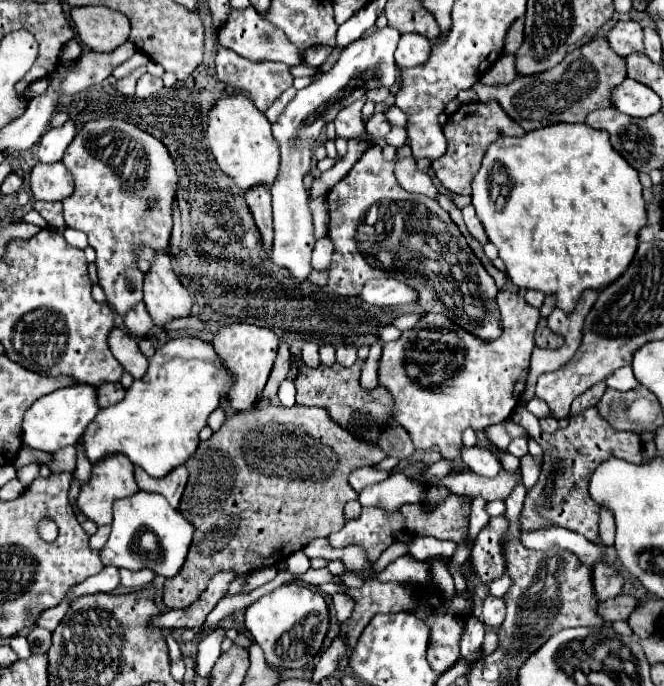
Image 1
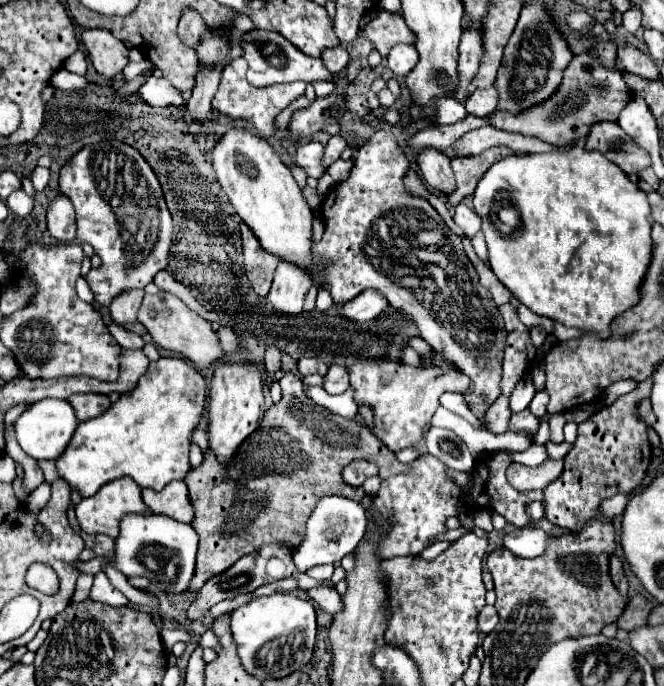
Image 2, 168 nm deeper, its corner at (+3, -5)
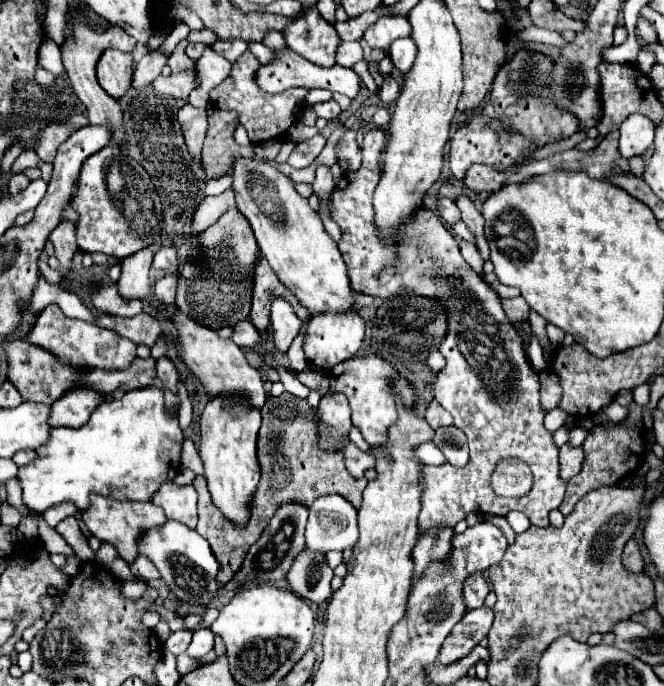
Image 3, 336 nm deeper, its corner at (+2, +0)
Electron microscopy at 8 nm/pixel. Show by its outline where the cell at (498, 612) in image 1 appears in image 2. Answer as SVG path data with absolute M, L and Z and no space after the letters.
M483 606L477 616L477 624L479 624L479 632L489 634L497 626L497 610L493 606Z

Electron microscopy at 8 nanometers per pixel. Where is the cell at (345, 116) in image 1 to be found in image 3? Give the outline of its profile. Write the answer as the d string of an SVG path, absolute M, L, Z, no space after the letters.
M318 165L318 169L316 169L316 179L314 179L312 187L314 187L314 193L320 197L322 205L330 211L330 207L328 207L328 197L330 197L332 189L334 189L334 177L332 177L332 171L330 171L328 165Z

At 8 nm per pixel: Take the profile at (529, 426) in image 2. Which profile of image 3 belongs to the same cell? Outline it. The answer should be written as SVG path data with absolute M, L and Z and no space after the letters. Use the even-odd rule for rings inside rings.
M380 127L366 131L360 169L344 173L334 187L330 207L332 219L342 231L338 249L356 293L382 299L414 293L442 303L448 317L448 329L440 343L446 367L438 373L434 397L452 413L454 423L466 433L470 445L470 461L464 467L446 463L438 467L422 465L420 533L430 531L430 527L442 527L442 523L458 523L470 511L484 517L520 511L532 525L548 527L548 513L562 503L566 483L558 475L558 447L542 423L546 411L540 407L538 375L528 365L522 339L506 317L500 295L464 261L456 239L432 209L422 205L422 211L414 215L414 223L406 227L406 239L398 247L386 247L374 235L372 195L382 177L382 147L386 147L386 131ZM512 457L528 463L534 473L534 485L530 493L508 499L492 493L490 479L498 461Z

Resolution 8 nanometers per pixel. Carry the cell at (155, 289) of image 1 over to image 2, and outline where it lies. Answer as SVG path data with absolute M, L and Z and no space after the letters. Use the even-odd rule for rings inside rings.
M159 292L155 296L147 294L143 298L143 304L137 312L137 322L143 324L147 328L147 332L151 334L153 342L159 348L165 348L169 352L177 352L183 358L191 360L199 370L209 368L213 362L221 360L225 356L219 338L215 334L215 330L211 328L211 324L207 320L203 320L201 316L197 316L193 310L189 310L175 294L171 292ZM157 310L157 318L149 318L149 312Z

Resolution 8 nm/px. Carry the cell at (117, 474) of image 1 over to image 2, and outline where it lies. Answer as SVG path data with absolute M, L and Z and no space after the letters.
M129 478L105 484L95 496L81 500L75 512L83 532L107 534L111 538L119 536L119 522L125 514L151 514L141 500L141 488L137 488Z

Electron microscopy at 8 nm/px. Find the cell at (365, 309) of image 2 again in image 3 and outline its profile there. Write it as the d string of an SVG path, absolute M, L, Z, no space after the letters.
M356 309L342 311L342 313L326 311L310 319L310 325L306 329L306 339L304 339L304 353L312 365L330 371L336 363L350 359L360 349L362 339L364 339L364 319L360 311Z

